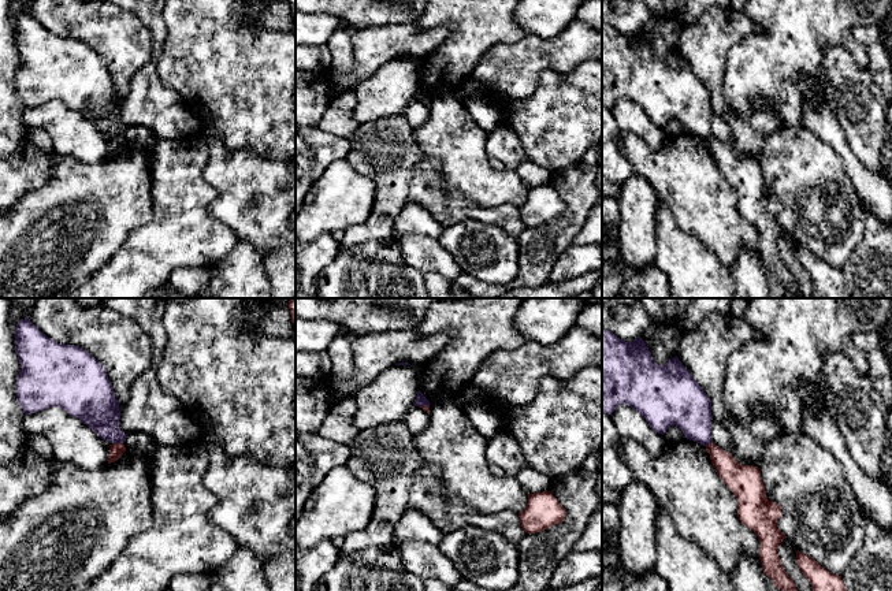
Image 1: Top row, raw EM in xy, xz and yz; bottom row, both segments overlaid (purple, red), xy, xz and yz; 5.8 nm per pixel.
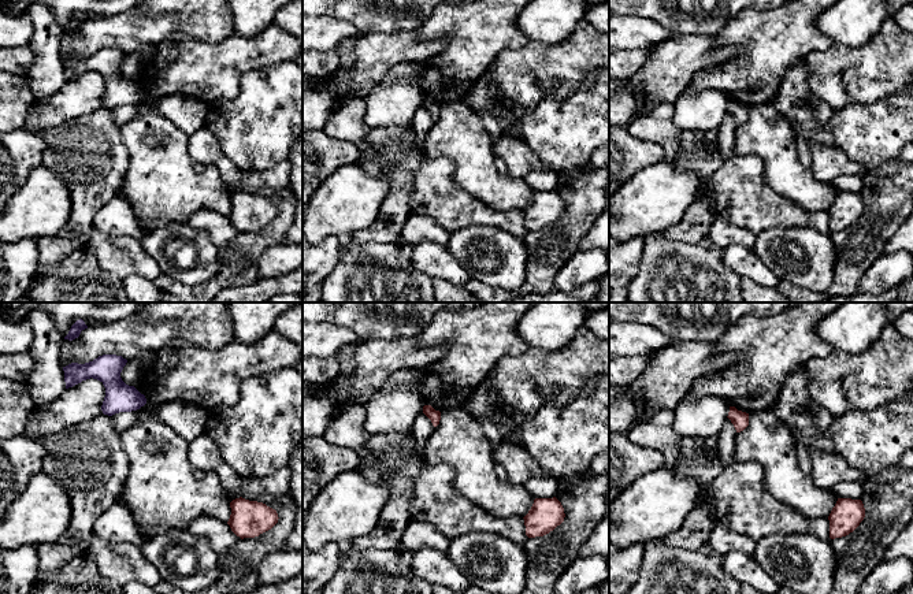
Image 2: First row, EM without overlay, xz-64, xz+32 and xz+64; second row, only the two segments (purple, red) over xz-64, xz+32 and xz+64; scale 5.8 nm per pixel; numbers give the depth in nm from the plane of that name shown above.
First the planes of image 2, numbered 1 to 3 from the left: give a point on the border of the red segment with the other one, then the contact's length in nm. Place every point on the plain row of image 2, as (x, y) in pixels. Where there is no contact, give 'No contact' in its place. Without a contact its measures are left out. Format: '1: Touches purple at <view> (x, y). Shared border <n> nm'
1: No contact
2: No contact
3: No contact

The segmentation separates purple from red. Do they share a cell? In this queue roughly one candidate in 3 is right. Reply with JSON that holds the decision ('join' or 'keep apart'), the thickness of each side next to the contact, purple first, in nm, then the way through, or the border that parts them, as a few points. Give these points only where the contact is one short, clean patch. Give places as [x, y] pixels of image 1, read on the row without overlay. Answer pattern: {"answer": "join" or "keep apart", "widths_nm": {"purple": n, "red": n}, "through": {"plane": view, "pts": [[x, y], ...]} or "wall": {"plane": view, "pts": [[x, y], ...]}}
{"answer": "keep apart", "widths_nm": {"purple": 240, "red": 80}, "wall": {"plane": "xy", "pts": [[114, 136], [122, 137]]}}

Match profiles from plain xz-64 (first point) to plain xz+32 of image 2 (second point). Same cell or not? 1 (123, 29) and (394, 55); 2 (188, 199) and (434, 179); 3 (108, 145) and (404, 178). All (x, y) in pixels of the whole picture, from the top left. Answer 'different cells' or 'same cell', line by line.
1: same cell
2: different cells
3: same cell

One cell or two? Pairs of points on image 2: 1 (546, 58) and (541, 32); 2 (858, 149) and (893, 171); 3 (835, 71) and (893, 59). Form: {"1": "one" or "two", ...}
{"1": "two", "2": "two", "3": "one"}

